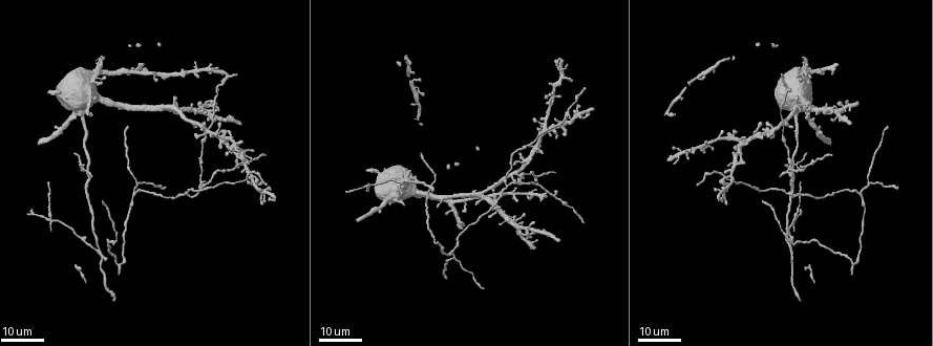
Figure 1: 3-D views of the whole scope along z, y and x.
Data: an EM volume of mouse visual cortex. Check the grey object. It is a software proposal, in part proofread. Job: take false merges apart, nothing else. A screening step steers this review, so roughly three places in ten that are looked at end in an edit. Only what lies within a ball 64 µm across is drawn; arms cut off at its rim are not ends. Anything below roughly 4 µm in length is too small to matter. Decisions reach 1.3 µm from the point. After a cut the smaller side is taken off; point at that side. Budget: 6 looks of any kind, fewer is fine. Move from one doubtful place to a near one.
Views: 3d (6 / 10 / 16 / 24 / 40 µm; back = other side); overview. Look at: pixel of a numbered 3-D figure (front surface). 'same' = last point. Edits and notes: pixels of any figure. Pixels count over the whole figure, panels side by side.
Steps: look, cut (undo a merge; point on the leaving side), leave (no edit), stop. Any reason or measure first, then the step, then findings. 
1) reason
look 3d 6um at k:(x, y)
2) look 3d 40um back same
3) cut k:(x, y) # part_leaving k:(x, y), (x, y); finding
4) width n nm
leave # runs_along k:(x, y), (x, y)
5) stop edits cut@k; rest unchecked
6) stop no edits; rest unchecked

side arm on a straight run
look 3d 24um at 1:(246, 173)

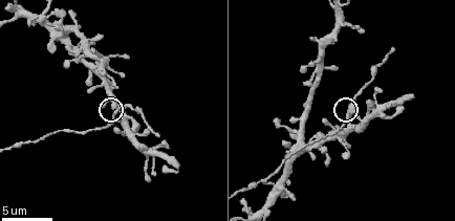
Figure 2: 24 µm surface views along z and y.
zoom in
look 3d 6um at 2:(116, 111)

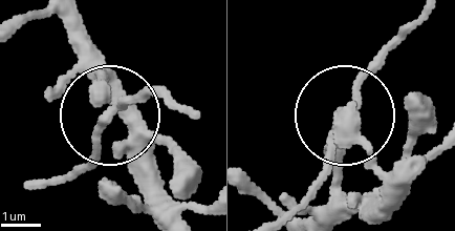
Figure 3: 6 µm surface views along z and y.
arms 3
leave # all the same neuron

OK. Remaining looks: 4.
look 3d 24um at 1:(508, 185)

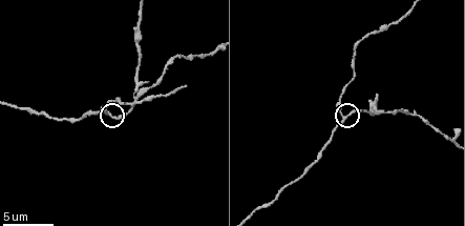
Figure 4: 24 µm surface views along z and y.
look 3d 10um at 4:(111, 117)

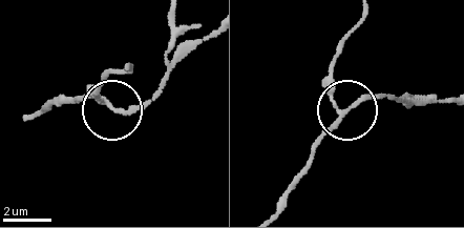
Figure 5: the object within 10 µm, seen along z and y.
arms 3
leave # runs_along 5:(365, 12), (332, 66), (332, 97), (348, 108), (394, 97); continuous, no second neuron

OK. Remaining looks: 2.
arms part here
look 3d 16um at 1:(860, 193)

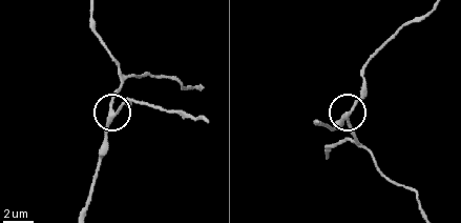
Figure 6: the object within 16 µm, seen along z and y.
look 3d 10um at 6:(113, 109)

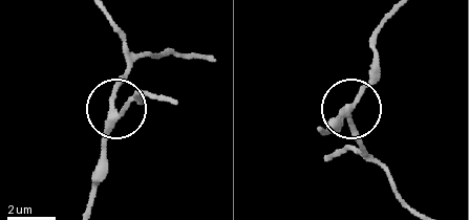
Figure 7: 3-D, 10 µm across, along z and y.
arms 3
leave # runs_along 7:(169, 102), (139, 95), (116, 108), (127, 62); continuous, no second neuron

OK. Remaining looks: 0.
stop no edits; rest unchecked

